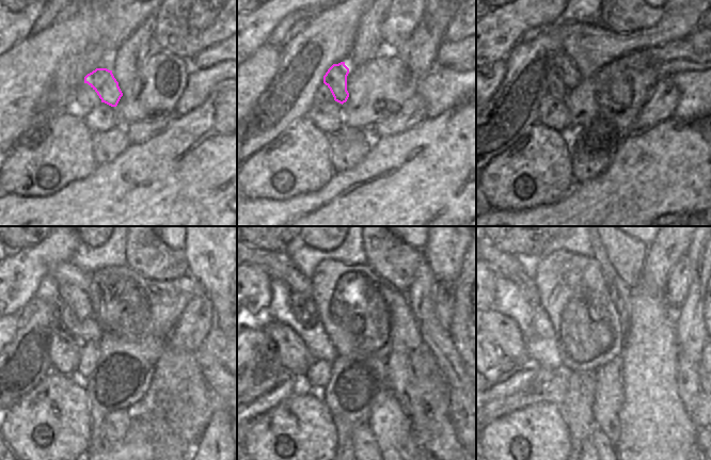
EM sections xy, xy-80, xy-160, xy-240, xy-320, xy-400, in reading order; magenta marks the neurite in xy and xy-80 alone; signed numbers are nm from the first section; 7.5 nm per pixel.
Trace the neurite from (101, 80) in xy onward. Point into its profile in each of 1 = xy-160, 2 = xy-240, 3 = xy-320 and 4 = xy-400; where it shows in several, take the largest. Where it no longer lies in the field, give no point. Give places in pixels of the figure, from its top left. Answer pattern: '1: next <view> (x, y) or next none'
1: next xy-160 (565, 68)
2: next xy-240 (70, 279)
3: next xy-320 (278, 264)
4: next xy-400 (509, 267)

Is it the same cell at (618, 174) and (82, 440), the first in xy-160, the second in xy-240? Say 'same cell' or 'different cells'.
different cells

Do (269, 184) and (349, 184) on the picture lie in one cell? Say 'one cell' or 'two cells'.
two cells

